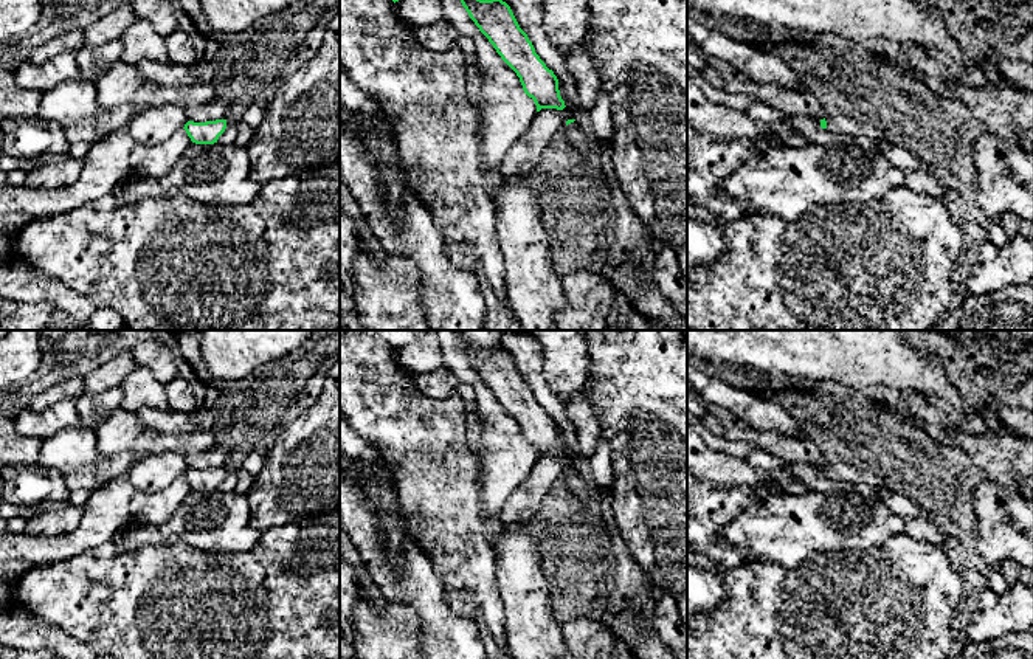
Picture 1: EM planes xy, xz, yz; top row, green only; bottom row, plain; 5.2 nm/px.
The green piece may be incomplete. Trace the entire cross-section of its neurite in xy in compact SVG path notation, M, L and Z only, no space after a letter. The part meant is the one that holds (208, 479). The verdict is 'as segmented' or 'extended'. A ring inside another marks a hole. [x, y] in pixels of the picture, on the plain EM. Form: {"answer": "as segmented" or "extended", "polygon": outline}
{"answer": "as segmented", "polygon": "M216 467L206 470L188 468L183 474L195 492L214 492L226 476L226 467Z"}

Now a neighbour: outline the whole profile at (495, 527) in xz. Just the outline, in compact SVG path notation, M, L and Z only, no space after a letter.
M496 515L489 523L489 537L498 558L506 642L512 659L561 659L565 640L552 617L551 591L530 523L506 527Z

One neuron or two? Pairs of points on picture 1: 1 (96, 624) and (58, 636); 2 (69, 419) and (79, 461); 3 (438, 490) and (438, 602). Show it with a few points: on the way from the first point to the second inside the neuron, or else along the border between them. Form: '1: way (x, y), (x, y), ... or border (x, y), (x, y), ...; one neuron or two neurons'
1: border (34, 617), (55, 624), (84, 642); two neurons
2: border (79, 424), (62, 428), (42, 441); two neurons
3: border (416, 541), (439, 571), (445, 594), (452, 603); two neurons

